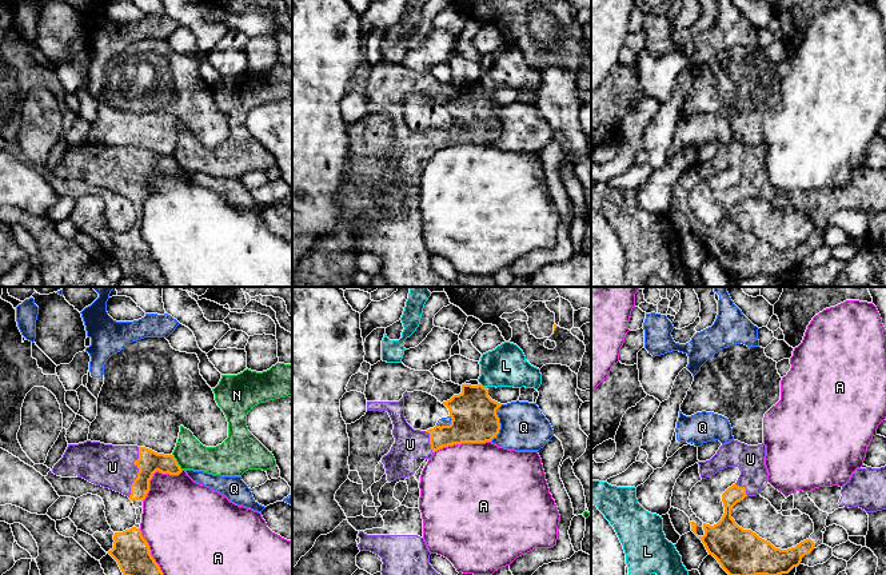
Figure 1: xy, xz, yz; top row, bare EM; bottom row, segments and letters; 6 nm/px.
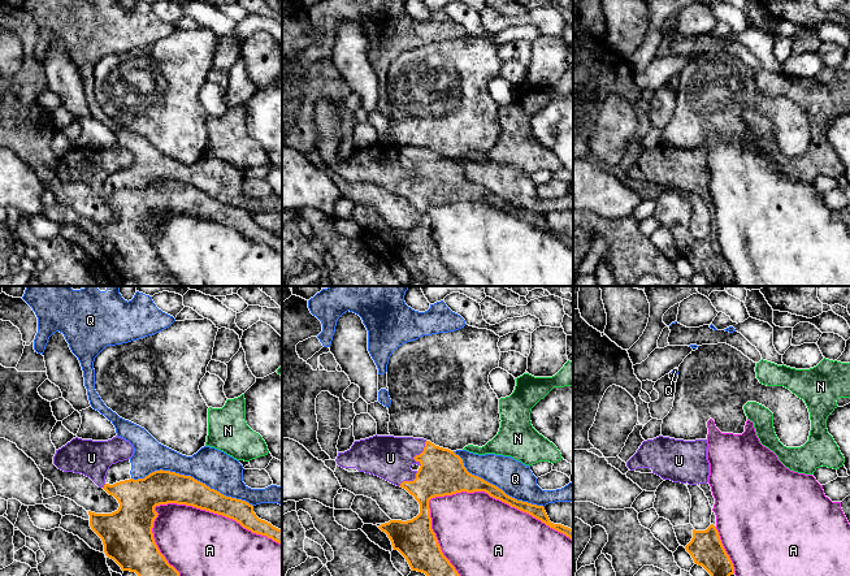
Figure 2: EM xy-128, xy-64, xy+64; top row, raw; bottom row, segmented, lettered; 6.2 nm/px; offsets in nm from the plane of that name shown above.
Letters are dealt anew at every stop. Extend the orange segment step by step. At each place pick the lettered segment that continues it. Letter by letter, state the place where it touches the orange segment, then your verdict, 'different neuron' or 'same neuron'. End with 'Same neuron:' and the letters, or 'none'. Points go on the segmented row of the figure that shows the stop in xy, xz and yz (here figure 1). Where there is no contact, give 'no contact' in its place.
A: meets orange in xy at (154, 472); different neuron
L: meets orange in xz at (482, 386); different neuron
N: meets orange in xy at (176, 462); different neuron
Q: meets orange in xz at (499, 423); different neuron
U: meets orange in xy at (138, 472); same neuron
Same neuron: U

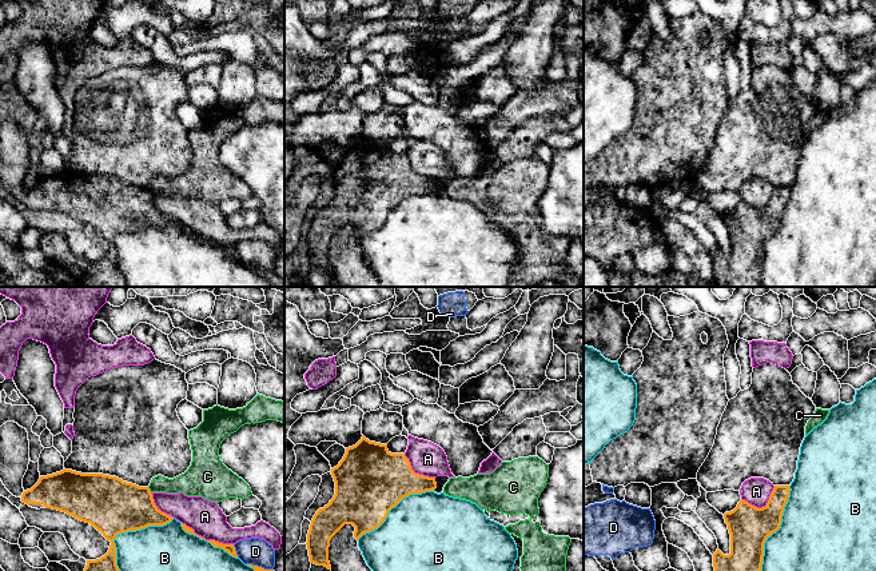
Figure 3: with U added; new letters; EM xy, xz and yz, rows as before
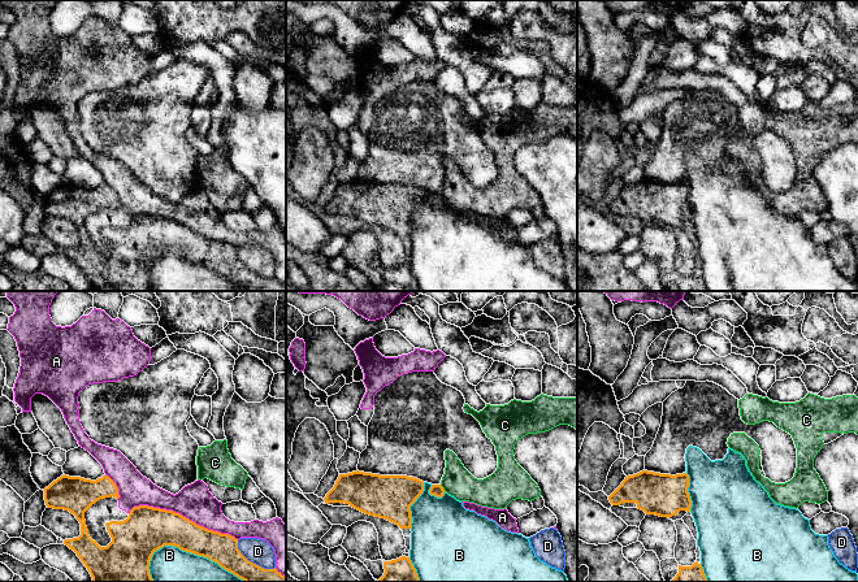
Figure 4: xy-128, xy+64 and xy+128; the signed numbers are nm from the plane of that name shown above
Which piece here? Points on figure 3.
A: meets orange in xy at (207, 540); different neuron
B: meets orange in xy at (128, 530); different neuron
C: meets orange in xy at (148, 490); different neuron
D: meets orange in xy at (235, 551); different neuron
Same neuron: none

